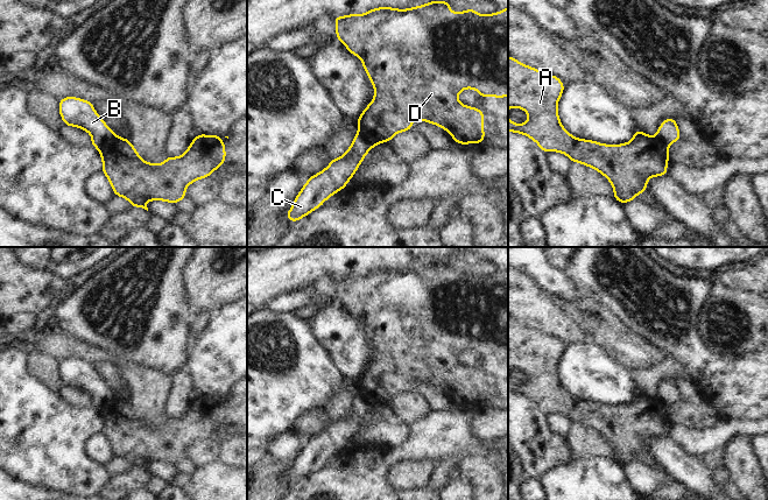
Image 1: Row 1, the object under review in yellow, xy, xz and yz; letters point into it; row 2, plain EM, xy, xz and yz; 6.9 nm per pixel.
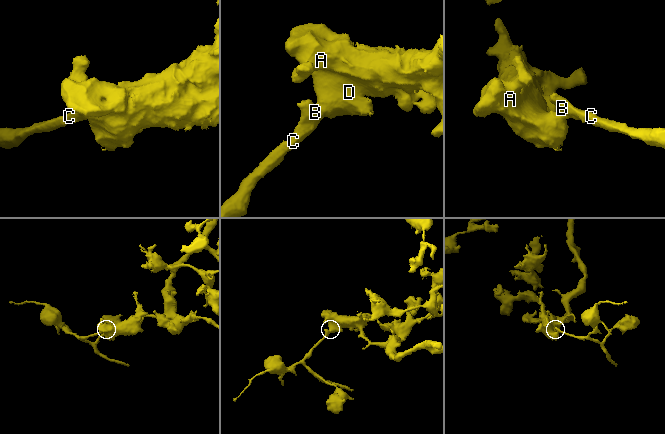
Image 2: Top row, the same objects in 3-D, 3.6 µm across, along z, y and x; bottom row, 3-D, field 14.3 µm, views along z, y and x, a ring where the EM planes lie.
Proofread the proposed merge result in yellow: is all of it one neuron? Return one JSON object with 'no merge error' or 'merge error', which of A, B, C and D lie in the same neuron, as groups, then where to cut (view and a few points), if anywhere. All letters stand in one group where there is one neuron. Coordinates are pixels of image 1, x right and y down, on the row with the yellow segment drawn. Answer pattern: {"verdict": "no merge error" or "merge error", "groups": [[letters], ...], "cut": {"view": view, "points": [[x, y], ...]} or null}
{"verdict": "merge error", "groups": [["A", "D"], ["B", "C"]], "cut": {"view": "xy", "points": [[114, 133], [96, 147]]}}

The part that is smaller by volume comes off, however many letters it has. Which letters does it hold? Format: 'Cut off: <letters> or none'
Cut off: B, C

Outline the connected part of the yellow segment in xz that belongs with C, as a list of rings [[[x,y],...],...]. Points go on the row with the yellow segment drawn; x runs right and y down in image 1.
[[[355,135],[341,157],[330,159],[331,163],[324,170],[308,178],[286,213],[287,218],[296,223],[344,189],[373,147],[364,136]]]

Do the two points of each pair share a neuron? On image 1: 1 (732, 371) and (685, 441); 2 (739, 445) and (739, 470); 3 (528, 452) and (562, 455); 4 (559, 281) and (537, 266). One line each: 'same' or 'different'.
1: different
2: same
3: same
4: same

